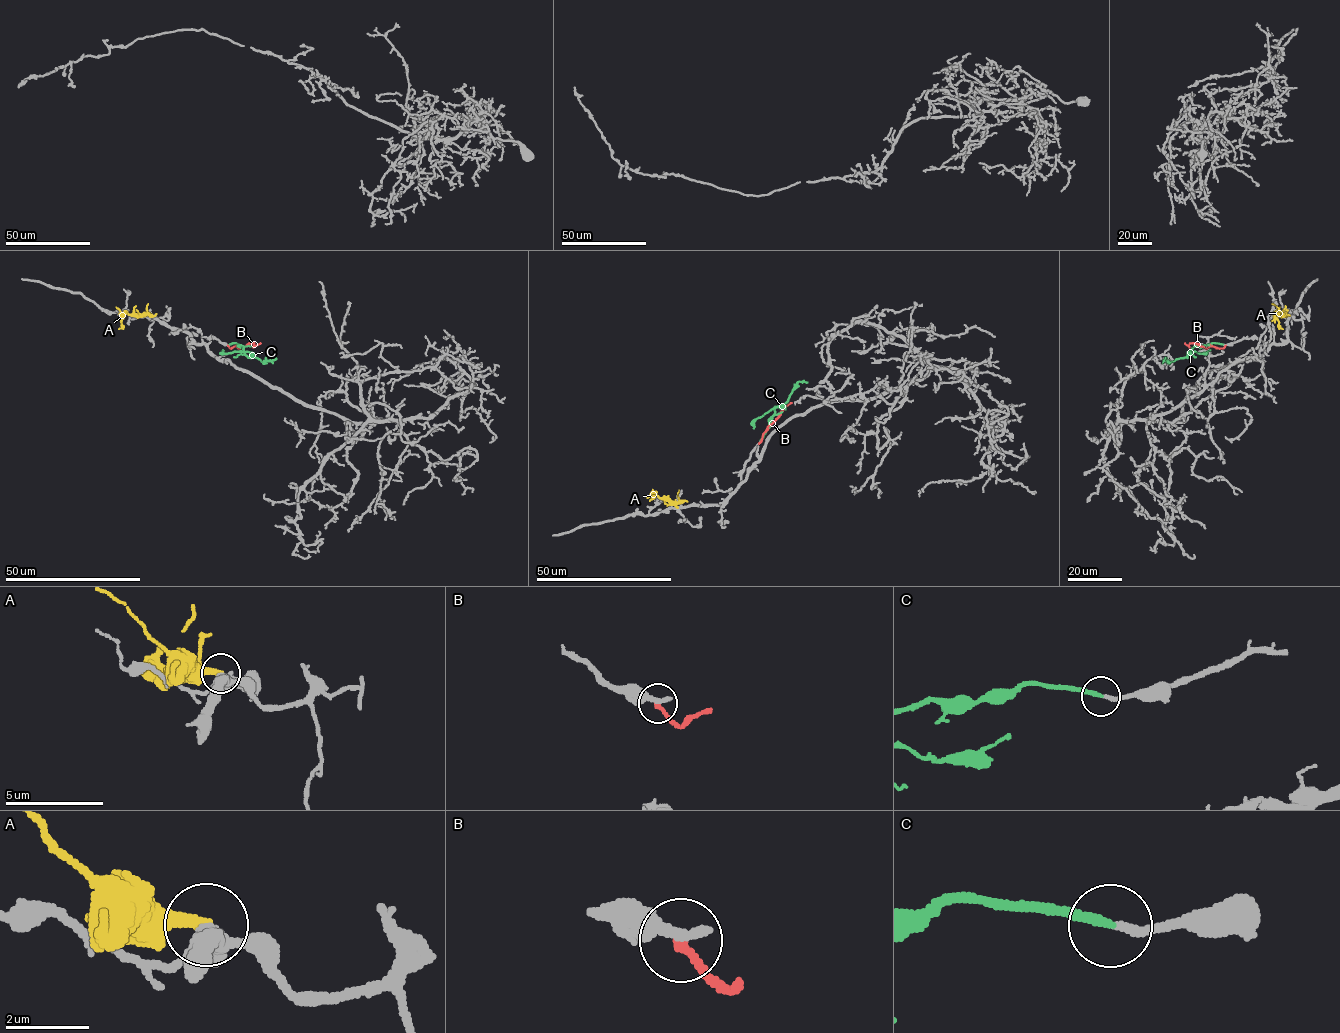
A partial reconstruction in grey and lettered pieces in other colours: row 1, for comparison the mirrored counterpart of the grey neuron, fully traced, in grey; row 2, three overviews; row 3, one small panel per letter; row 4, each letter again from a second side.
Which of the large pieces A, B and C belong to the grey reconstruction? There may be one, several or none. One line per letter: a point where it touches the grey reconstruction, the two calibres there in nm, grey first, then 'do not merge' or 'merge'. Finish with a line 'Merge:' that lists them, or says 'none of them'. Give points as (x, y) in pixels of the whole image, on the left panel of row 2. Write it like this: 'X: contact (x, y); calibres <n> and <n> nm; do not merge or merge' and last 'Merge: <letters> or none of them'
A: contact (146, 315); calibres 380 and 360 nm; do not merge
B: contact (228, 345); calibres 340 and 200 nm; do not merge
C: contact (230, 344); calibres 240 and 240 nm; merge
Merge: C

